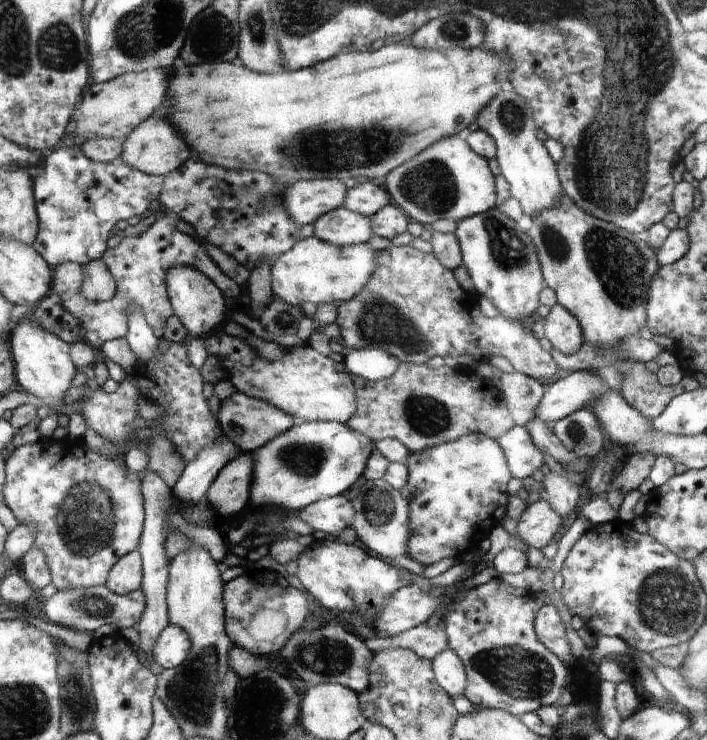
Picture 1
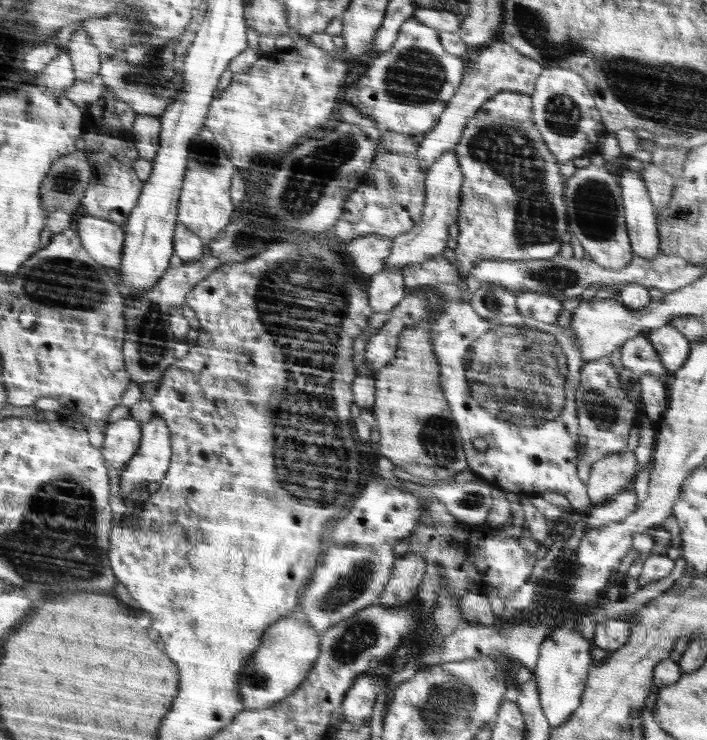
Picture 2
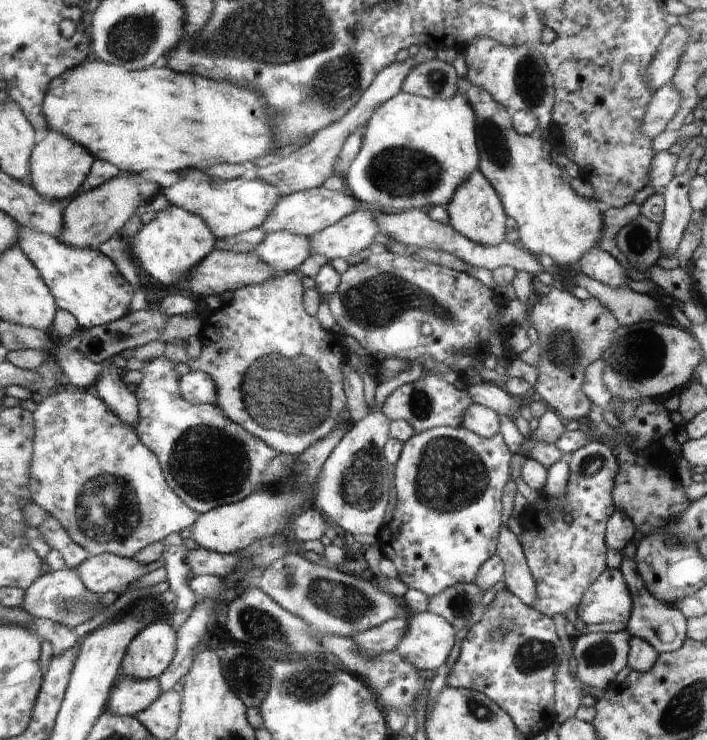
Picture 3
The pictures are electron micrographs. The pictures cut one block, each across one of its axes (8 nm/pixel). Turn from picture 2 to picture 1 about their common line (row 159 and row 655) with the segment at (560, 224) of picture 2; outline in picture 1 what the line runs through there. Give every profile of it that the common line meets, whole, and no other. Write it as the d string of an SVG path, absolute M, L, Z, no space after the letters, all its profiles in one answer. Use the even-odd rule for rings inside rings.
M500 577L492 578L487 584L474 587L466 593L464 600L458 600L457 604L452 608L448 615L442 618L441 626L447 632L447 638L450 640L451 650L463 662L467 674L467 686L465 687L464 696L475 706L480 709L495 709L508 712L516 717L523 716L527 713L536 713L542 706L554 705L558 696L562 694L562 688L566 684L566 668L562 666L562 662L550 650L538 641L535 632L535 619L540 610L540 601L536 599L536 594L526 591L522 588L514 588L510 584L506 584Z

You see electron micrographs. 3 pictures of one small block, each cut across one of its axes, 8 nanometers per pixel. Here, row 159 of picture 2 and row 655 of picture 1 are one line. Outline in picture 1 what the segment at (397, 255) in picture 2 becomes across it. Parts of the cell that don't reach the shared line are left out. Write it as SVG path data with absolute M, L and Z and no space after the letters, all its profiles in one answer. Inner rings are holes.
M451 648L436 656L431 663L434 665L435 682L448 695L452 698L464 695L467 686L466 668Z

